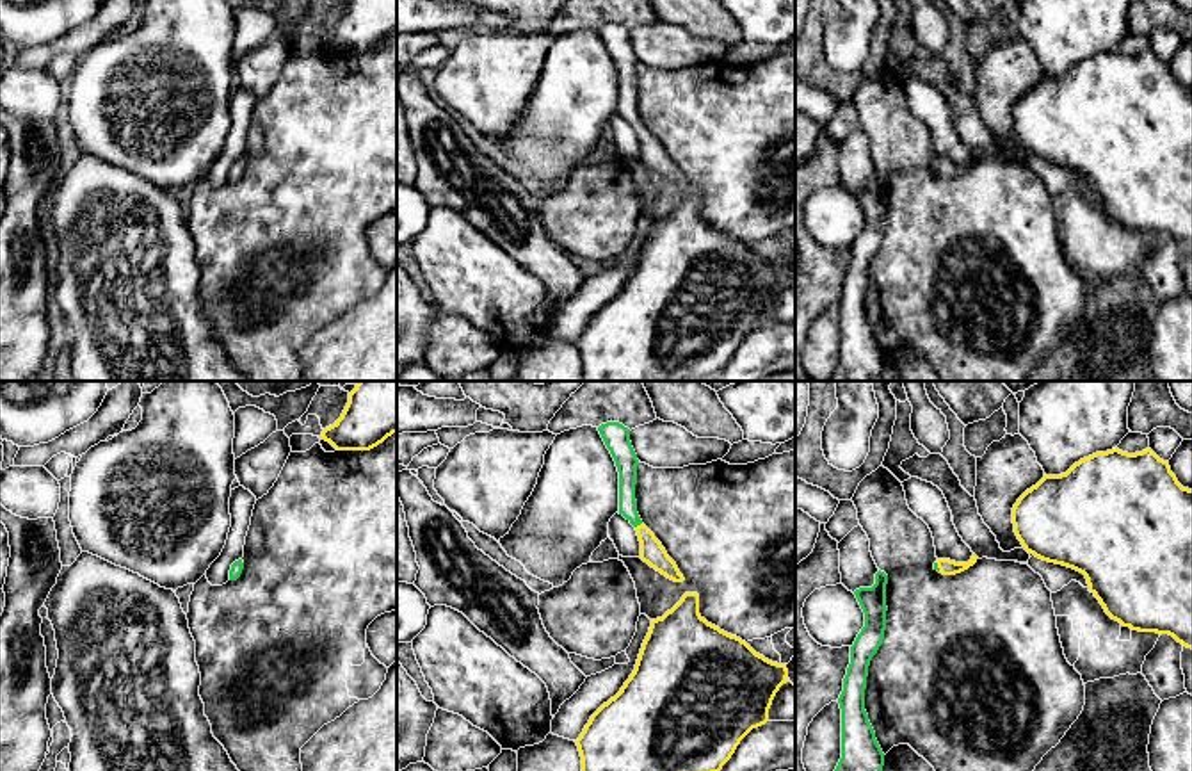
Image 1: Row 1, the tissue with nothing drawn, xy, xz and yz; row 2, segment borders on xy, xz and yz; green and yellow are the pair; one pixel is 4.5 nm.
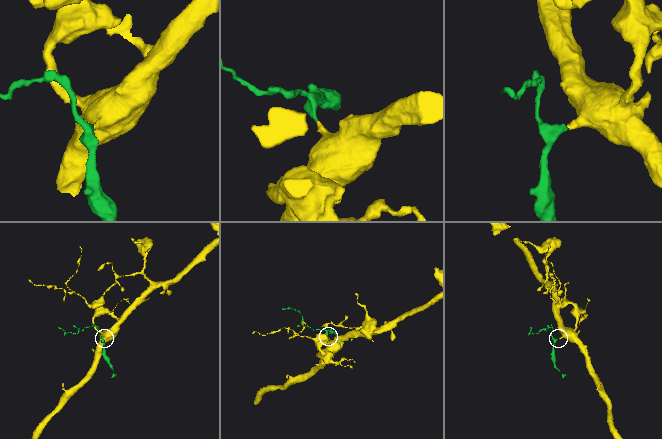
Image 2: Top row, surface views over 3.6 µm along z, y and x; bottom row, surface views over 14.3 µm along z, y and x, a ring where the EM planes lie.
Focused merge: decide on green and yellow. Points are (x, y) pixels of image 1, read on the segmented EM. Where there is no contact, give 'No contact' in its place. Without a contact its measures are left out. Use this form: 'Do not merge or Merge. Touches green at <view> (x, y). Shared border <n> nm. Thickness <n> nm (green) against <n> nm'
Merge. Touches green at xz (637, 524). Shared border 40 nm. Thickness 80 nm (green) against 110 nm

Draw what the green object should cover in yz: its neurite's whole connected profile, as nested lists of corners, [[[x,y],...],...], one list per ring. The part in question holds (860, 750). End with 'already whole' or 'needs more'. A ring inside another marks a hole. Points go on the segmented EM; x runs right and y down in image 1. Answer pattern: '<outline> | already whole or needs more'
[[[884,572],[875,573],[872,588],[854,591],[863,613],[865,627],[850,646],[850,664],[838,698],[842,709],[842,759],[834,771],[882,771],[884,753],[865,710],[868,666],[884,639],[886,630]]] | already whole

